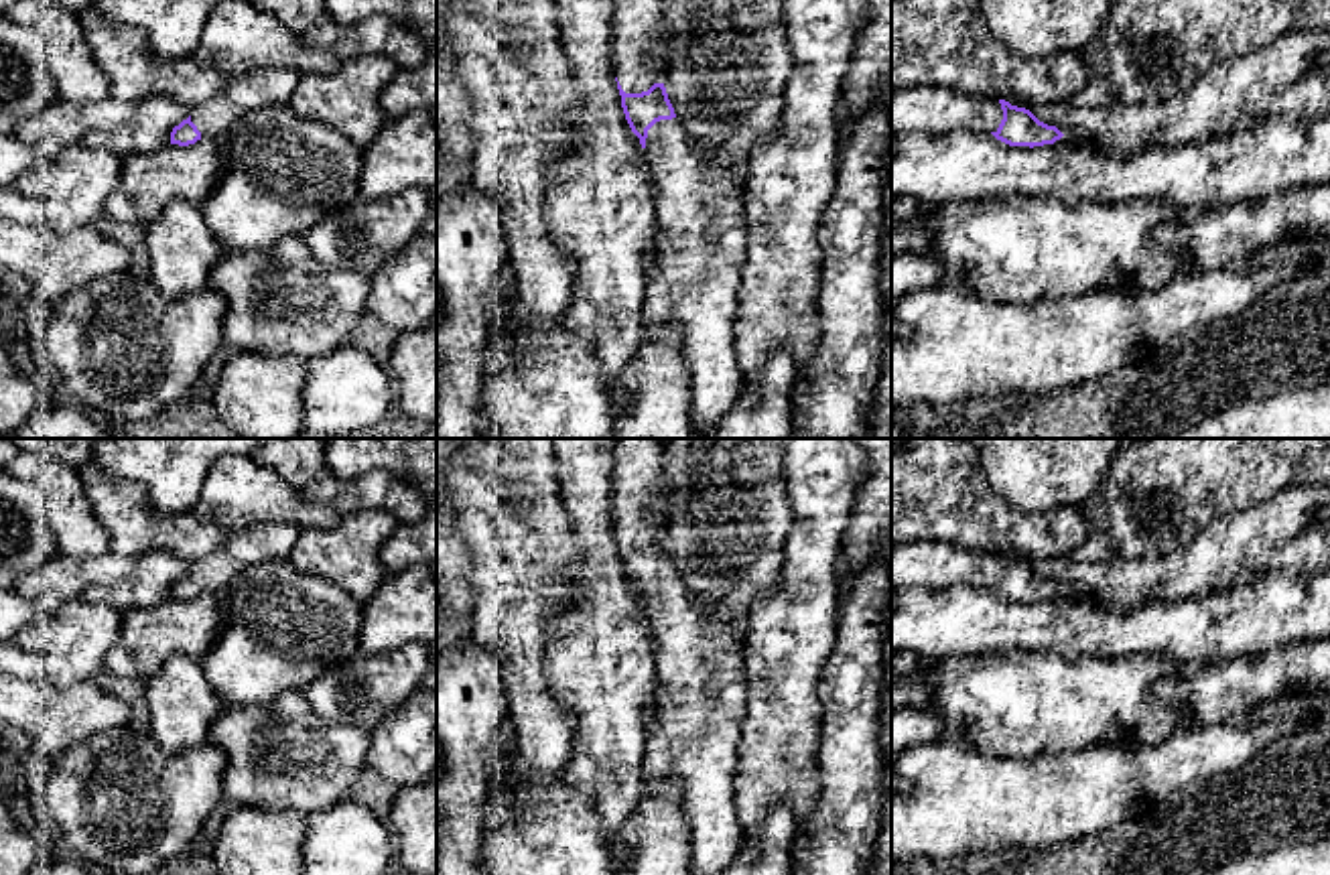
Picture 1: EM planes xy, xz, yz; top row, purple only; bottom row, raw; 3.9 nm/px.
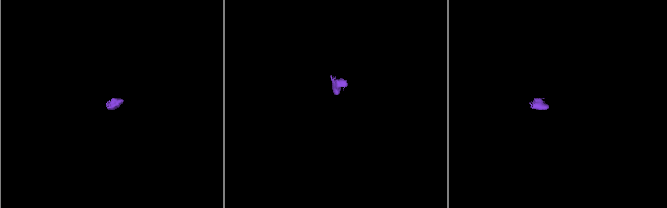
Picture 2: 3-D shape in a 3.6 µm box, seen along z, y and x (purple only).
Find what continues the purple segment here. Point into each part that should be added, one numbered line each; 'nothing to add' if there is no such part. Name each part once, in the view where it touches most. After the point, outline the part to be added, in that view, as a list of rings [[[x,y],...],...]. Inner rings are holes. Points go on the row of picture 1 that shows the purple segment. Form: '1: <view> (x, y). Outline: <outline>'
1: xz (640, 27). Outline: [[[615,0],[611,57],[625,93],[642,93],[656,83],[656,59],[670,35],[664,0]]]
2: xz (697, 252). Outline: [[[678,116],[648,130],[644,152],[654,199],[644,325],[672,323],[682,331],[680,349],[692,386],[692,428],[699,434],[721,422],[745,380],[733,345],[745,262],[745,177],[725,171],[713,156],[696,150]]]

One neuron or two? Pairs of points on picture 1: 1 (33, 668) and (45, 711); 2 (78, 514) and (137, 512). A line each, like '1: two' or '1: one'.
1: two
2: two

